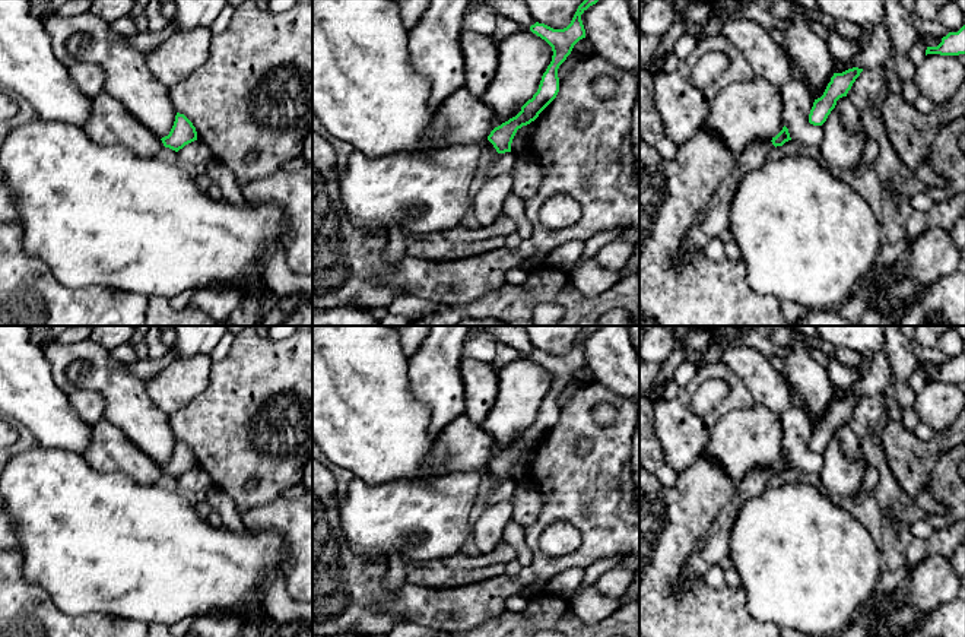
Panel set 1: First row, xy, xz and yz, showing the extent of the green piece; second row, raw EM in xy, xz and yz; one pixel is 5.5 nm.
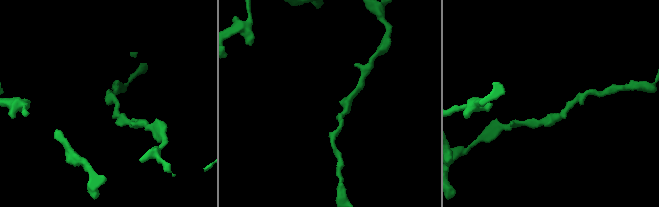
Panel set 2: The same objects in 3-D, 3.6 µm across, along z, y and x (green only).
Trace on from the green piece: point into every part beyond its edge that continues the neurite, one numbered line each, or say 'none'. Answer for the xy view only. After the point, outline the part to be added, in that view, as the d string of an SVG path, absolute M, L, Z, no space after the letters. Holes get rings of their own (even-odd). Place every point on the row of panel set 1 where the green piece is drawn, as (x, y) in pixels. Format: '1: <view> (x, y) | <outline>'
none

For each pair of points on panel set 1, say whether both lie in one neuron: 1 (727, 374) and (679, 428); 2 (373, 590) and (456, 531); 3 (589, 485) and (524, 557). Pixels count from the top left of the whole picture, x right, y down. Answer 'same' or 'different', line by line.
1: same
2: different
3: different

